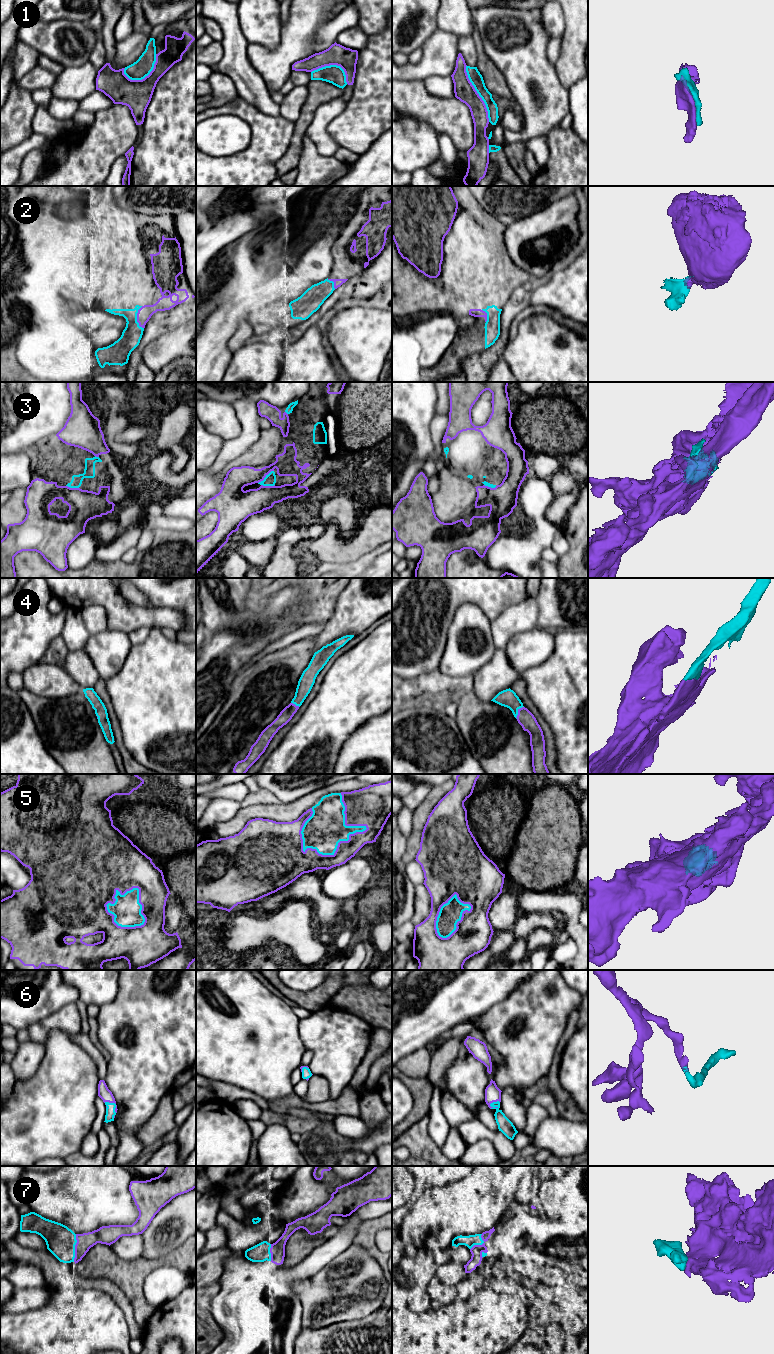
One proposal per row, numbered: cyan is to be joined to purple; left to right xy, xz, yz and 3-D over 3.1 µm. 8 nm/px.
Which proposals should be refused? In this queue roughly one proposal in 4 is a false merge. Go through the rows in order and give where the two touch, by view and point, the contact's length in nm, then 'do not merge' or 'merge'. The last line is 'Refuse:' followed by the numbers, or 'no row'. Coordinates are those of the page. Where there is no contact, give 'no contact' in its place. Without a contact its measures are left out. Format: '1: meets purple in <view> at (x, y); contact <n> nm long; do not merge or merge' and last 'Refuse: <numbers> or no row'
1: meets purple in yz at (477, 93); contact 500 nm long; do not merge
2: meets purple in xy at (137, 318); contact 180 nm long; merge
3: meets purple in xz at (265, 476); contact 170 nm long; merge
4: meets purple in yz at (518, 712); contact 120 nm long; merge
5: meets purple in xz at (356, 832); contact 550 nm long; merge
6: meets purple in yz at (492, 1102); contact 100 nm long; merge
7: meets purple in xy at (75, 1248); contact 220 nm long; merge
Refuse: 1

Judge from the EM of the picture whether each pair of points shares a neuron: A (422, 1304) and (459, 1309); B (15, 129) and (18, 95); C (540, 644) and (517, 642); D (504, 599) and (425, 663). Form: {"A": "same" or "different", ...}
{"A": "different", "B": "same", "C": "same", "D": "same"}

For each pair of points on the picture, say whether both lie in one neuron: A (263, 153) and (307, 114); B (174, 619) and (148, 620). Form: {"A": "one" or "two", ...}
{"A": "two", "B": "one"}

